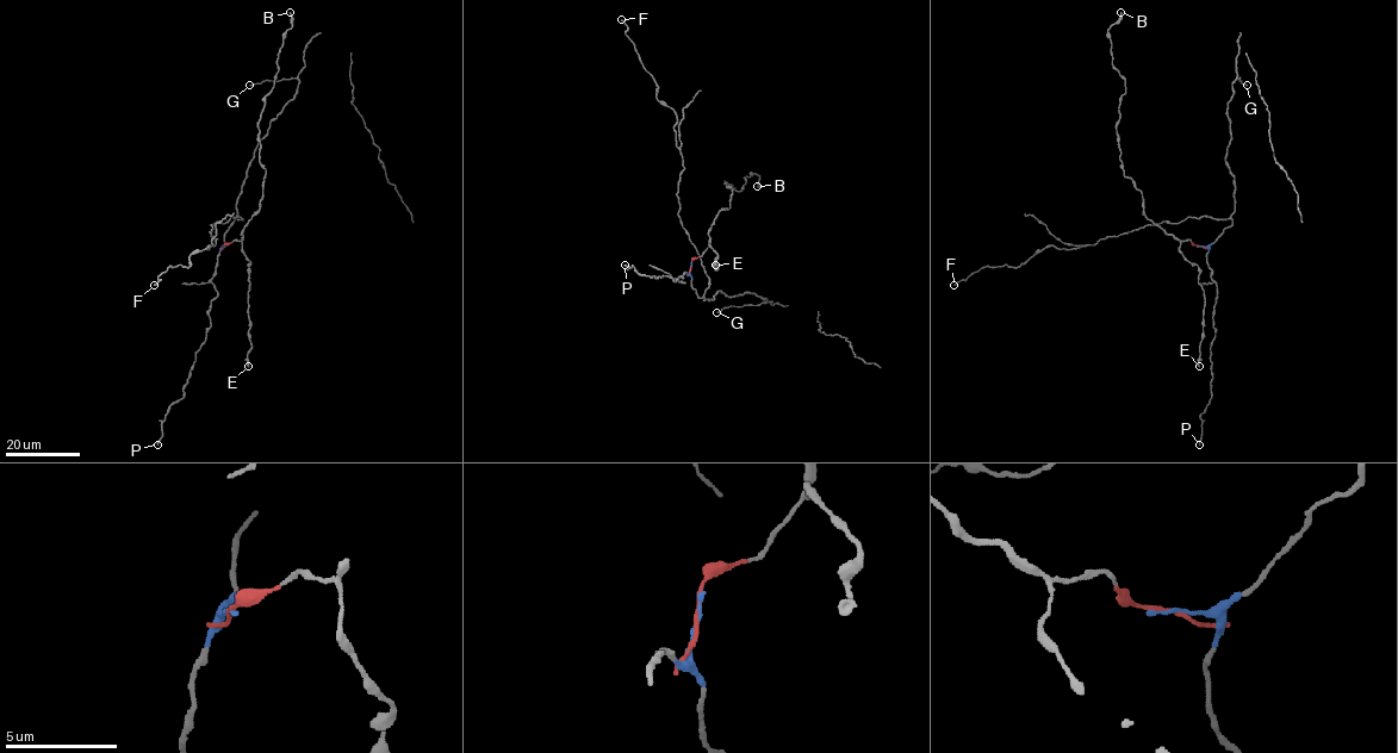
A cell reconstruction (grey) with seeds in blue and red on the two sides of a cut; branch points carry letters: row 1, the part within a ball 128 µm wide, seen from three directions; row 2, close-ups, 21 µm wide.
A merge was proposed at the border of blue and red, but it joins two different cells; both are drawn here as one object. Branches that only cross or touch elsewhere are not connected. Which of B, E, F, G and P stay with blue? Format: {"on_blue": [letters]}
{"on_blue": ["F", "G", "P"]}

